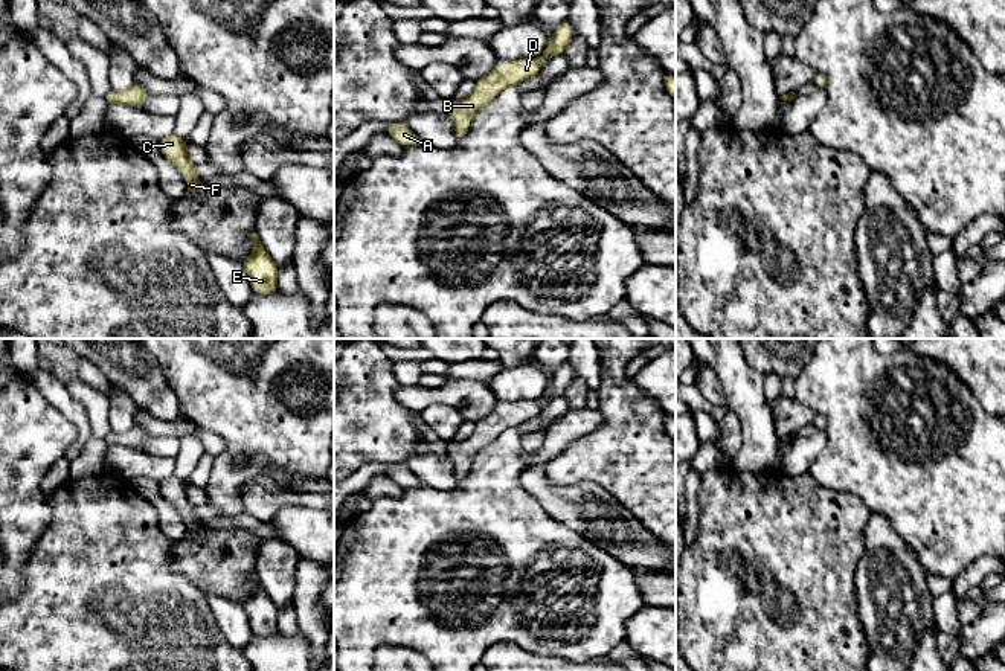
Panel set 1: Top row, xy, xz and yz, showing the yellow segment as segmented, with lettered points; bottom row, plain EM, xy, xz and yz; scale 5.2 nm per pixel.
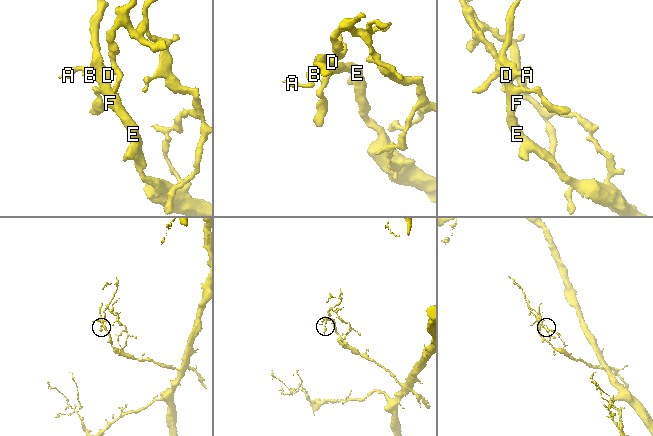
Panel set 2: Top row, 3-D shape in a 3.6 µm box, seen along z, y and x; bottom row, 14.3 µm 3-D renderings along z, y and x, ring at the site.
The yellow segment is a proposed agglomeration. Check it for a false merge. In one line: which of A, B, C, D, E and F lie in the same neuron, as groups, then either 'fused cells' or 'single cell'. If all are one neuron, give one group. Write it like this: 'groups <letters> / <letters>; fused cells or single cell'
groups A B C D E F; single cell

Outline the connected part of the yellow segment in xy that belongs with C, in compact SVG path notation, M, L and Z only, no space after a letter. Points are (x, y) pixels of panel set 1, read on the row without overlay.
M169 476L159 480L160 493L163 497L186 518L188 534L203 534L207 528L198 523L195 505L189 500L186 488L188 482Z

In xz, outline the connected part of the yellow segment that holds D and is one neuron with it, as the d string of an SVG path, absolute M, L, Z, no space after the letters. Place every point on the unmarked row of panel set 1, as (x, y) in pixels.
M564 361L554 371L552 380L540 398L511 403L499 401L488 416L476 422L474 433L468 439L461 442L450 441L447 456L453 462L456 480L462 482L468 476L470 462L506 429L519 427L538 416L544 400L551 401L564 395L573 377L569 361Z

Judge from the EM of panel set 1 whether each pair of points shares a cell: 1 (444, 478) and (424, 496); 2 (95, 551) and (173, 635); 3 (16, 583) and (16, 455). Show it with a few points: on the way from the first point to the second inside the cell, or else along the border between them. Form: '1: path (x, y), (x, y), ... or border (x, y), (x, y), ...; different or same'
1: border (423, 481), (439, 488), (453, 488), (458, 484); different
2: path (110, 572), (151, 613); same
3: path (16, 551), (16, 487); same

